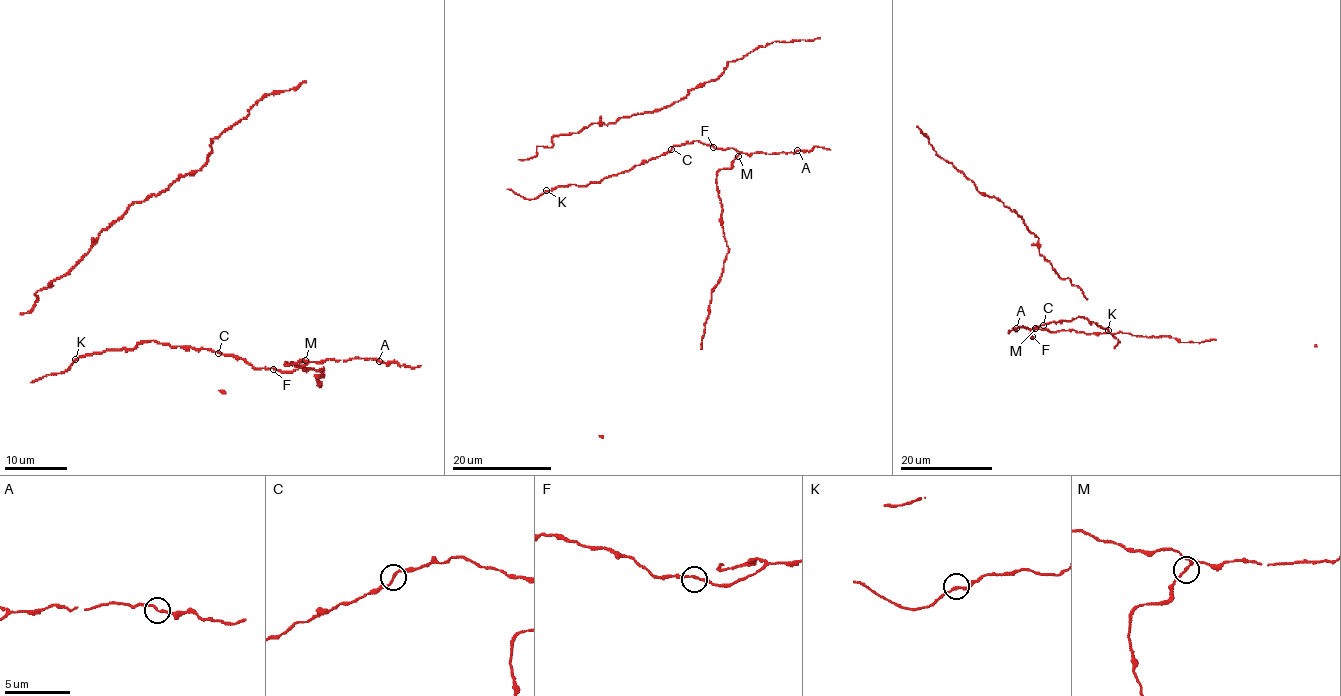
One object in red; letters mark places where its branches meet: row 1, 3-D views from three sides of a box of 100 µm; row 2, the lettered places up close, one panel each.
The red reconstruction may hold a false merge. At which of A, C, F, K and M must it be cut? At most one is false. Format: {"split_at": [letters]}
{"split_at": ["M"]}

